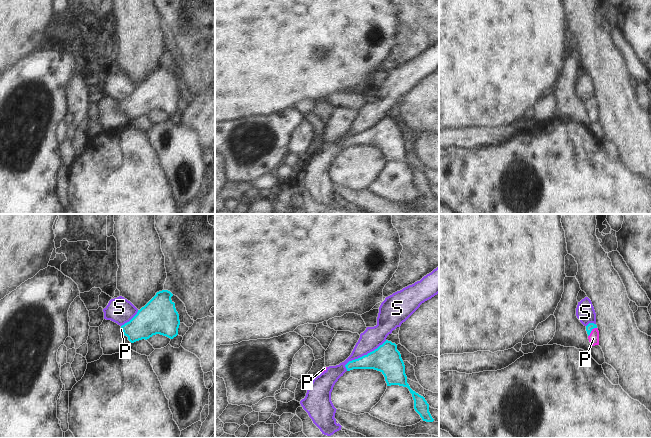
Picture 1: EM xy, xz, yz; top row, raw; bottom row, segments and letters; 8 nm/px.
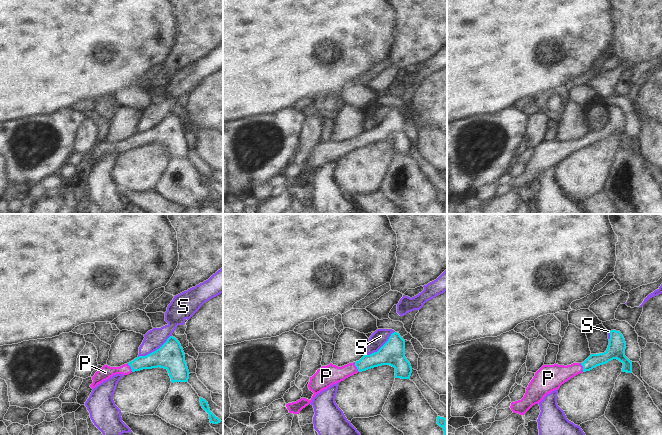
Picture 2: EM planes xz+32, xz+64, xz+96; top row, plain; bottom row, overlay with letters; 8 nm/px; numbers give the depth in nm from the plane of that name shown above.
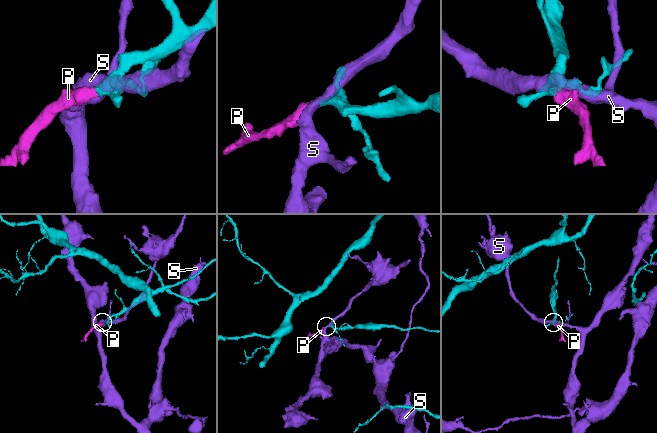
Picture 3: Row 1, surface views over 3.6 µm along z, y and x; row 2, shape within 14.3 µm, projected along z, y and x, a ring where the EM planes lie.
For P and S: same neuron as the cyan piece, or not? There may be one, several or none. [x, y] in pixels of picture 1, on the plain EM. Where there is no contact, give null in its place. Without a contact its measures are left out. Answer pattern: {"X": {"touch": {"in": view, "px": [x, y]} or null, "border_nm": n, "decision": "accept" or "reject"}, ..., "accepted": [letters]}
{"P": {"touch": {"in": "yz", "px": [591, 106]}, "border_nm": 100, "decision": "accept"}, "S": {"touch": {"in": "xz", "px": [364, 131]}, "border_nm": 400, "decision": "reject"}, "accepted": ["P"]}

